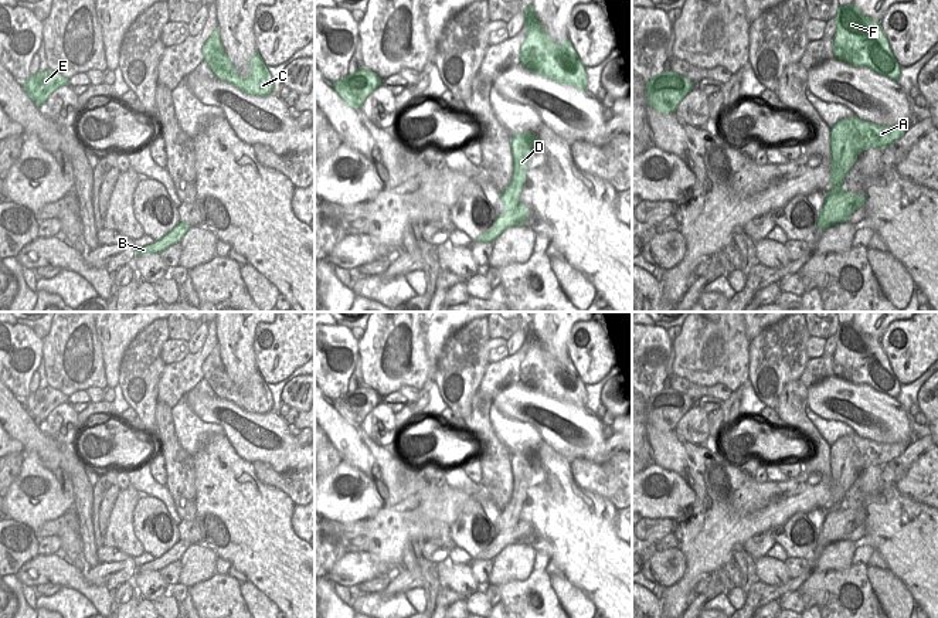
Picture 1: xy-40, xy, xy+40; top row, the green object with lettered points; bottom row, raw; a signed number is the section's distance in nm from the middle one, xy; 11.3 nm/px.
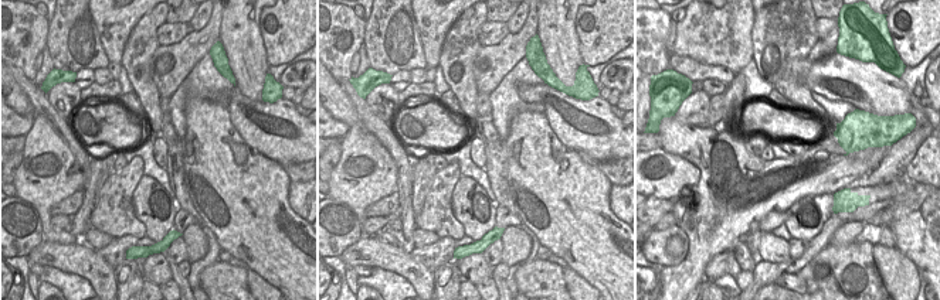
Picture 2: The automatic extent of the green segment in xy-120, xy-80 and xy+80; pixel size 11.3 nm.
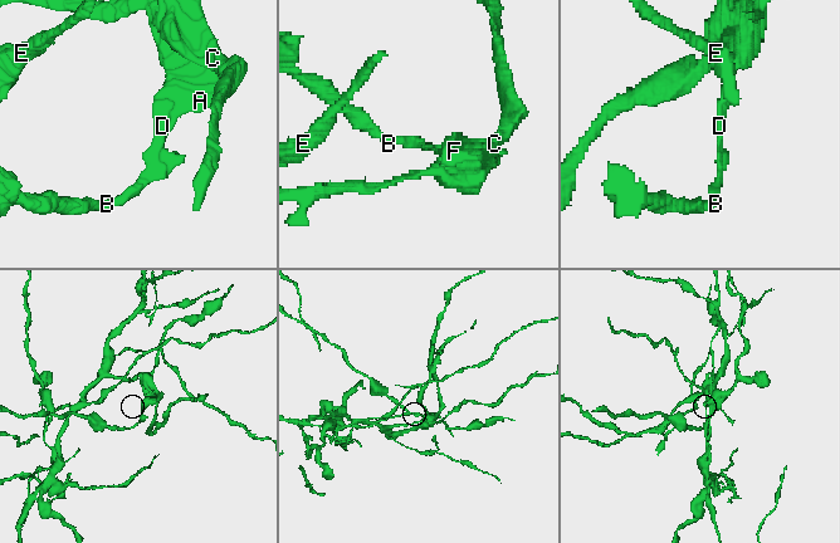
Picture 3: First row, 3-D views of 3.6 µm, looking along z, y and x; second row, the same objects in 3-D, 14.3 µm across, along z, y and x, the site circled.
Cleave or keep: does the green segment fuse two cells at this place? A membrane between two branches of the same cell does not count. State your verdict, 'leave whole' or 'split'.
split

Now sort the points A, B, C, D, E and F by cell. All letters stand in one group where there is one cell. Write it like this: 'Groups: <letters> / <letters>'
Groups: A C D E F / B.

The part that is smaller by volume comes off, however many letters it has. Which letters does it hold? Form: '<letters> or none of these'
B

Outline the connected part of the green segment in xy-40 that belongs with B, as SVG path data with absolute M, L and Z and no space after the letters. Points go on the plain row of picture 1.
M179 539L179 541L170 550L167 550L162 557L136 567L136 573L159 571L164 568L170 563L180 560L181 554L188 549L190 544L191 544L190 541Z

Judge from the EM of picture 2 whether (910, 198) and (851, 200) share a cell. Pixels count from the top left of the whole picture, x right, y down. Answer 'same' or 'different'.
same

